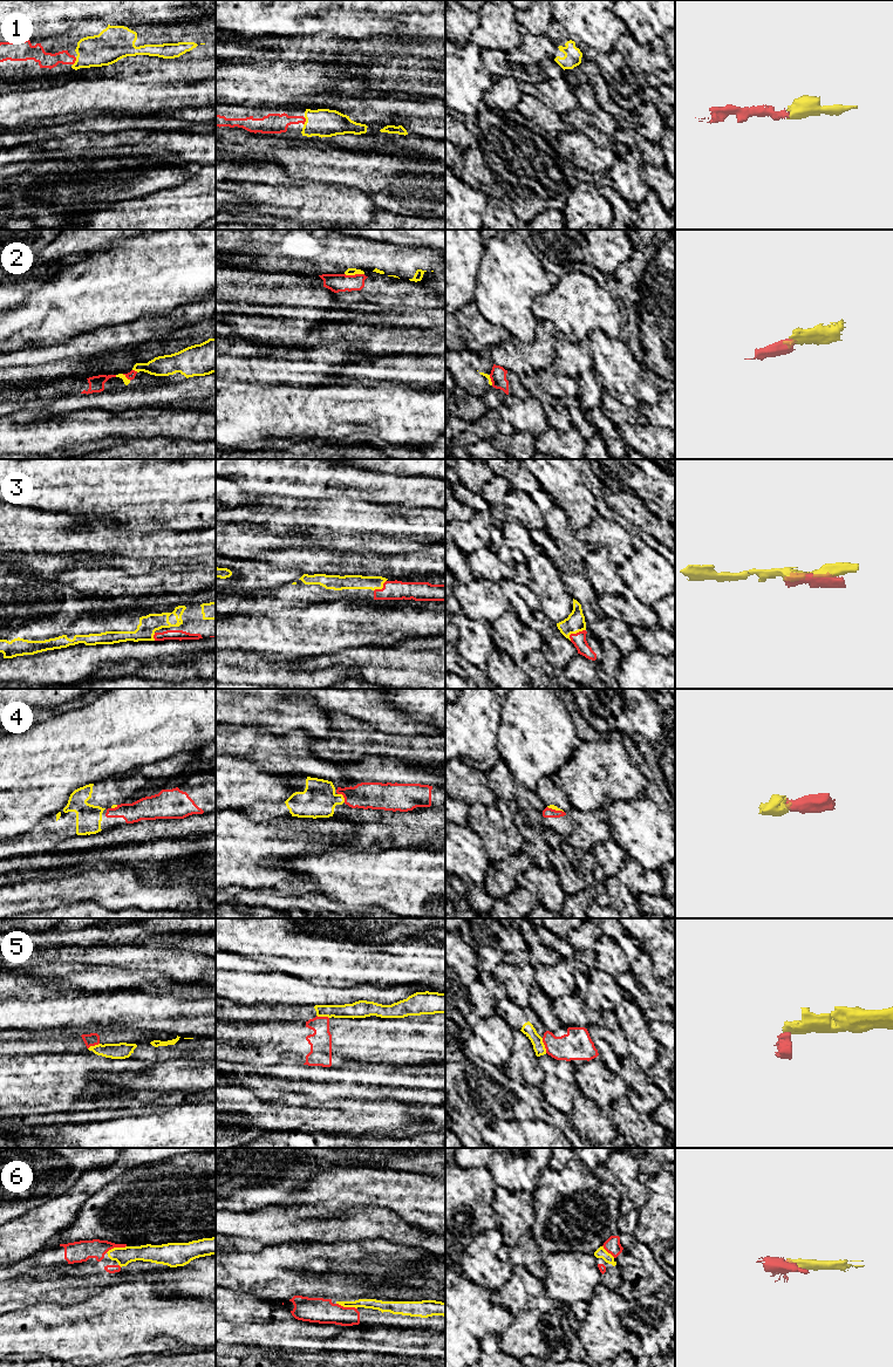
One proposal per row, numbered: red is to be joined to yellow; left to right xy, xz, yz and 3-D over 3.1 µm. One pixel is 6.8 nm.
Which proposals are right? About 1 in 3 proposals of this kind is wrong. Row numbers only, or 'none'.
1, 3, 4, 6

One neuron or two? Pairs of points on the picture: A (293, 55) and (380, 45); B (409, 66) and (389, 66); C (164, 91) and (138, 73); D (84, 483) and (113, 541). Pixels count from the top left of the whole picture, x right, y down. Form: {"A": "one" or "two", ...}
{"A": "one", "B": "one", "C": "two", "D": "two"}

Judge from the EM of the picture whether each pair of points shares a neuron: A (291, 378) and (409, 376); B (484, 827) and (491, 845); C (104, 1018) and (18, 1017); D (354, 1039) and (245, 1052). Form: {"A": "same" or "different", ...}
{"A": "same", "B": "same", "C": "same", "D": "same"}

